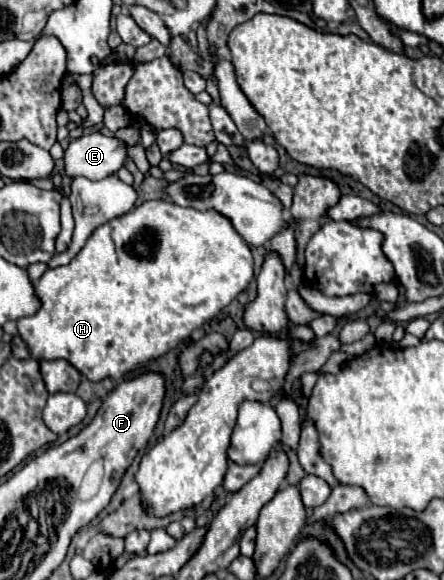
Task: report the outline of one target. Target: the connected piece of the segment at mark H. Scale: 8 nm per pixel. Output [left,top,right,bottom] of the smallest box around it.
[17,201,253,381]

